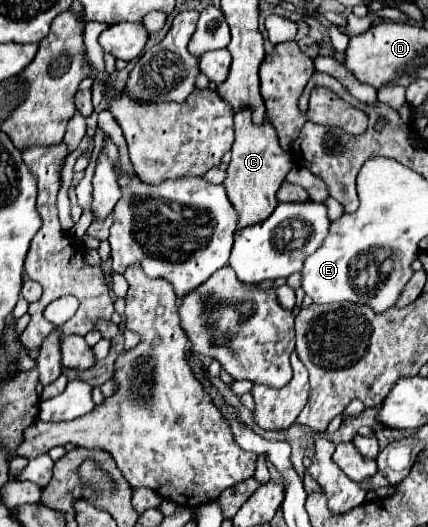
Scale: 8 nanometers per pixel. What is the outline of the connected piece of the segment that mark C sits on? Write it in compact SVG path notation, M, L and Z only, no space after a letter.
M242 110L234 116L234 132L236 140L232 144L232 160L226 170L224 188L228 194L228 200L232 202L236 214L238 214L238 230L244 226L252 226L256 222L264 222L272 210L278 206L276 192L280 184L284 182L286 174L294 166L288 152L284 152L278 144L276 132L270 124L254 126L250 120L250 110Z

